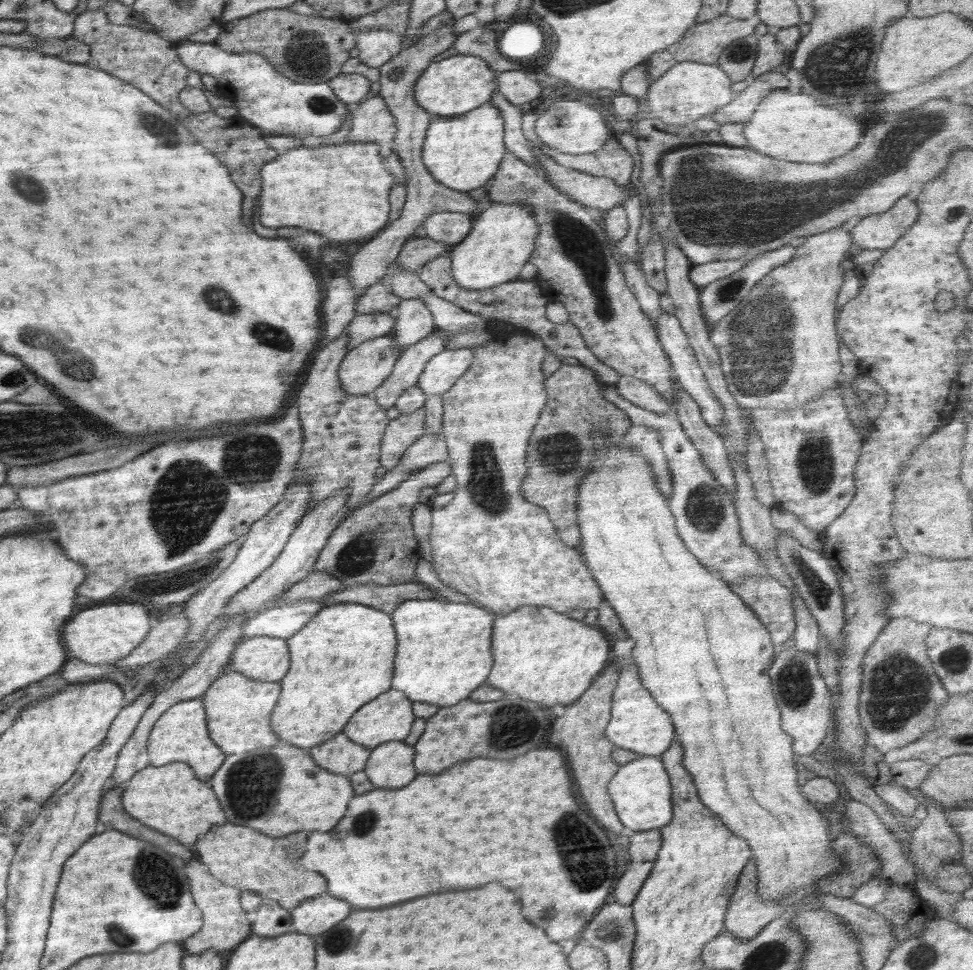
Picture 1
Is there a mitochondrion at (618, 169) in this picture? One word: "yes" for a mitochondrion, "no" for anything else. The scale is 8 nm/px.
no

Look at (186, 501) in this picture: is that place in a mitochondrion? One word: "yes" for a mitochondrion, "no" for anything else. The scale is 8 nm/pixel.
yes

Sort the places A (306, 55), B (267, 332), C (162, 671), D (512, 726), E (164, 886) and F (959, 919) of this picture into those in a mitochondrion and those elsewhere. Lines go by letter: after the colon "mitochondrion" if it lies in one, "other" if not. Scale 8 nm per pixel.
A: mitochondrion
B: mitochondrion
C: mitochondrion
D: mitochondrion
E: mitochondrion
F: other

